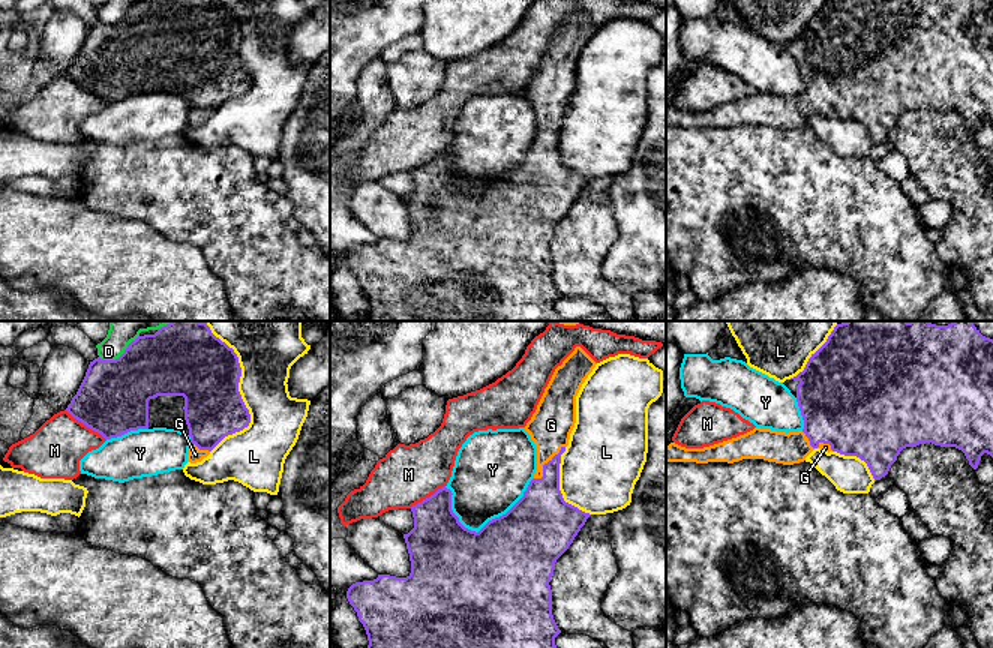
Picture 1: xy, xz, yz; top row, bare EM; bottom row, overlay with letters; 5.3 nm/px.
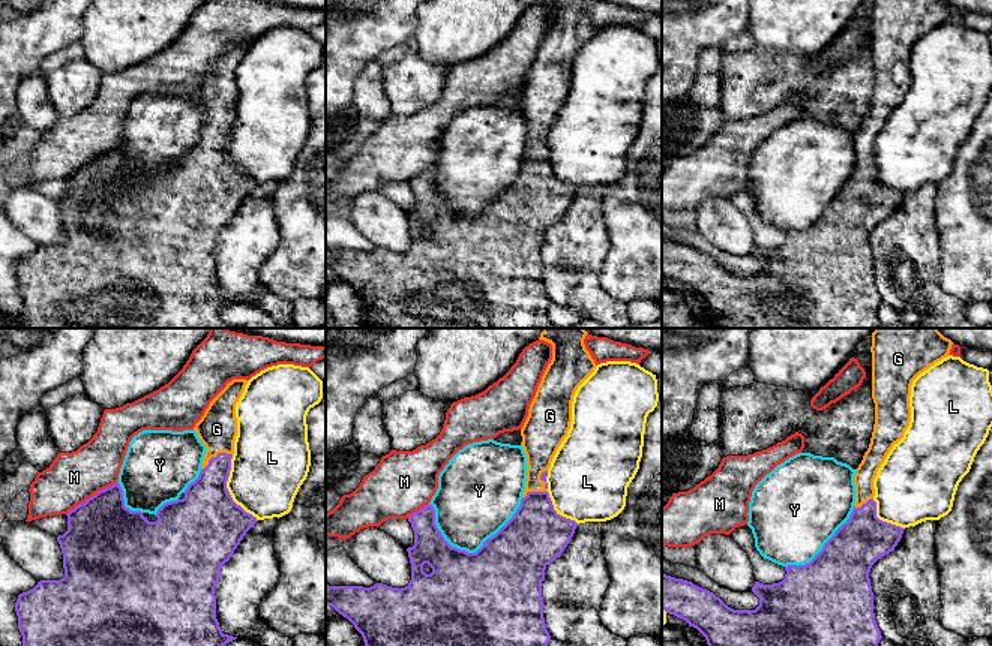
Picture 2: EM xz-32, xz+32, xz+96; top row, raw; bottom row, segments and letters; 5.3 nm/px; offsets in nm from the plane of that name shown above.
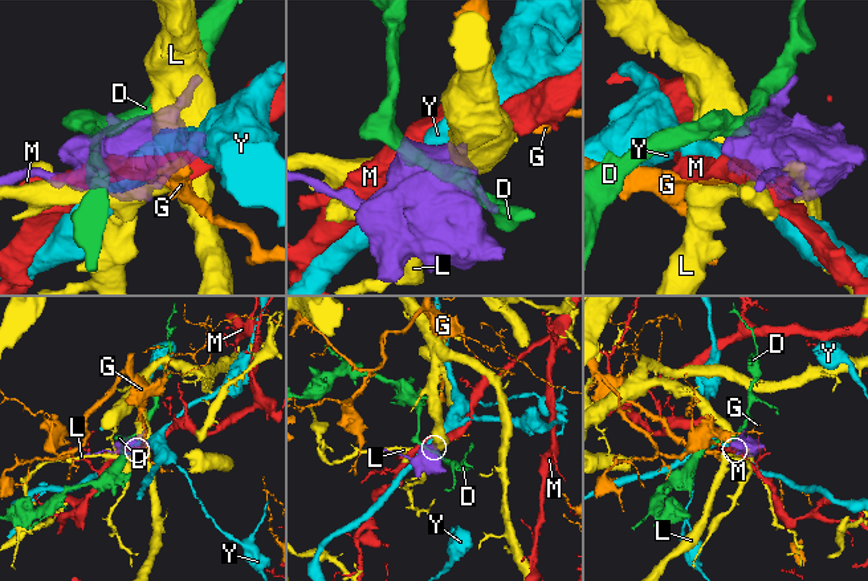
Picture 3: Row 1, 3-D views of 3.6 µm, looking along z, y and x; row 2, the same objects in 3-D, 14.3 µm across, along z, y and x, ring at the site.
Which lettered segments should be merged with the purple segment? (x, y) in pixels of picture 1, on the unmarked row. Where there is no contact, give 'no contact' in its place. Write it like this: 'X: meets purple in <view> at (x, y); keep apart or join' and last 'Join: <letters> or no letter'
D: meets purple in xy at (120, 20); keep apart
G: meets purple in xz at (545, 128); join
L: meets purple in xy at (240, 62); keep apart
M: meets purple in xy at (86, 89); keep apart
Y: meets purple in xz at (483, 191); keep apart
Join: G

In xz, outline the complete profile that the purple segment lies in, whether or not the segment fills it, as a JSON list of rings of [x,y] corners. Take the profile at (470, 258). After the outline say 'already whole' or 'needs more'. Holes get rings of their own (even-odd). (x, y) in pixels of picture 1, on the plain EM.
[[[576,10],[555,33],[525,90],[537,111],[537,135],[524,160],[506,178],[489,184],[478,196],[471,195],[453,177],[453,158],[446,150],[411,171],[414,192],[404,198],[411,237],[406,242],[378,238],[374,244],[352,248],[346,255],[346,262],[368,298],[364,321],[564,321],[555,309],[561,294],[552,279],[549,246],[556,224],[591,178],[564,165],[560,154],[560,128],[576,87],[576,60],[596,28]]]; needs more

